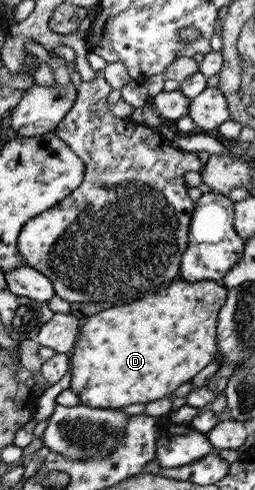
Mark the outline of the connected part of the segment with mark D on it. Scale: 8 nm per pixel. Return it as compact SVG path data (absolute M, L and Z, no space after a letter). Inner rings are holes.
M180 280L172 283L171 286L166 287L165 290L157 292L157 294L150 294L143 298L132 302L131 304L112 306L103 311L99 311L93 314L85 324L83 324L78 332L77 340L75 341L74 347L72 348L69 355L70 358L70 369L71 369L71 382L70 390L73 391L85 406L91 408L108 408L108 409L122 409L129 404L147 404L154 400L171 395L172 392L185 384L185 382L191 381L193 376L199 374L207 364L214 360L218 349L217 344L217 319L218 312L223 304L226 303L228 289L223 284L215 283L214 281L200 281L189 283L187 281Z

